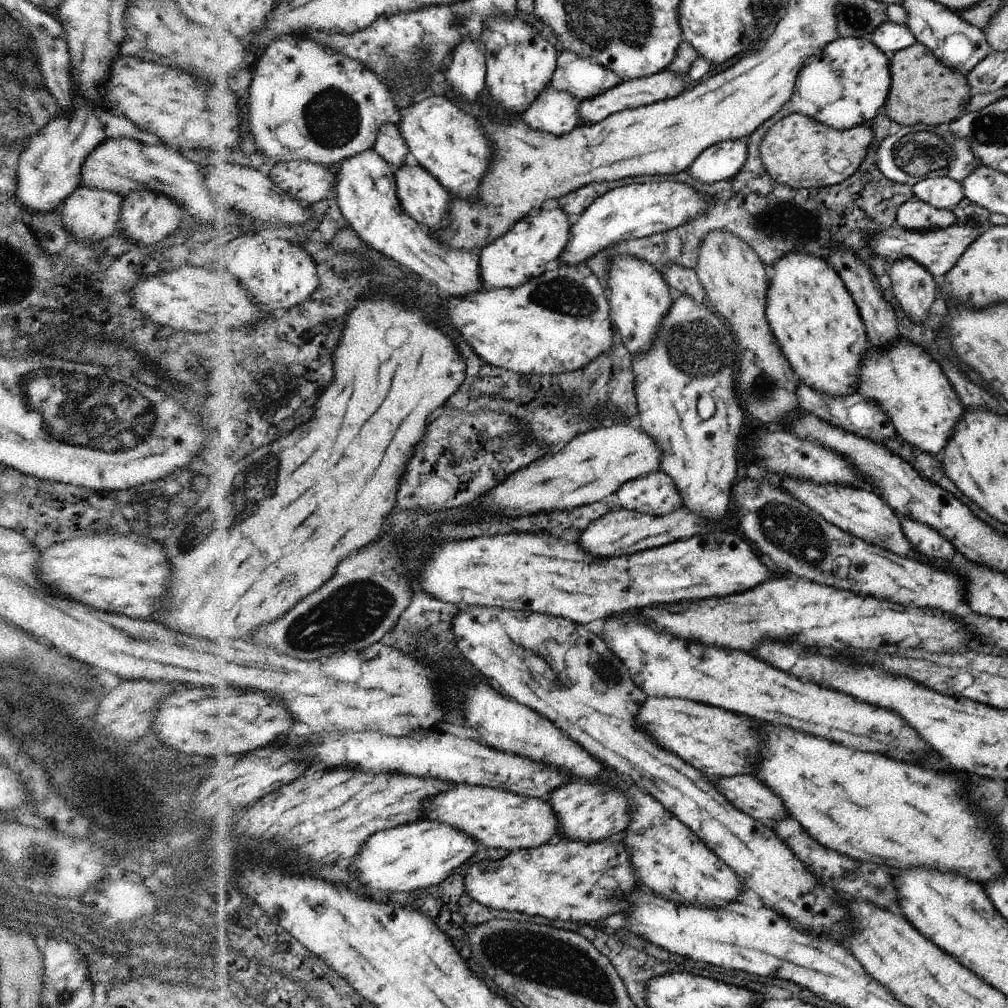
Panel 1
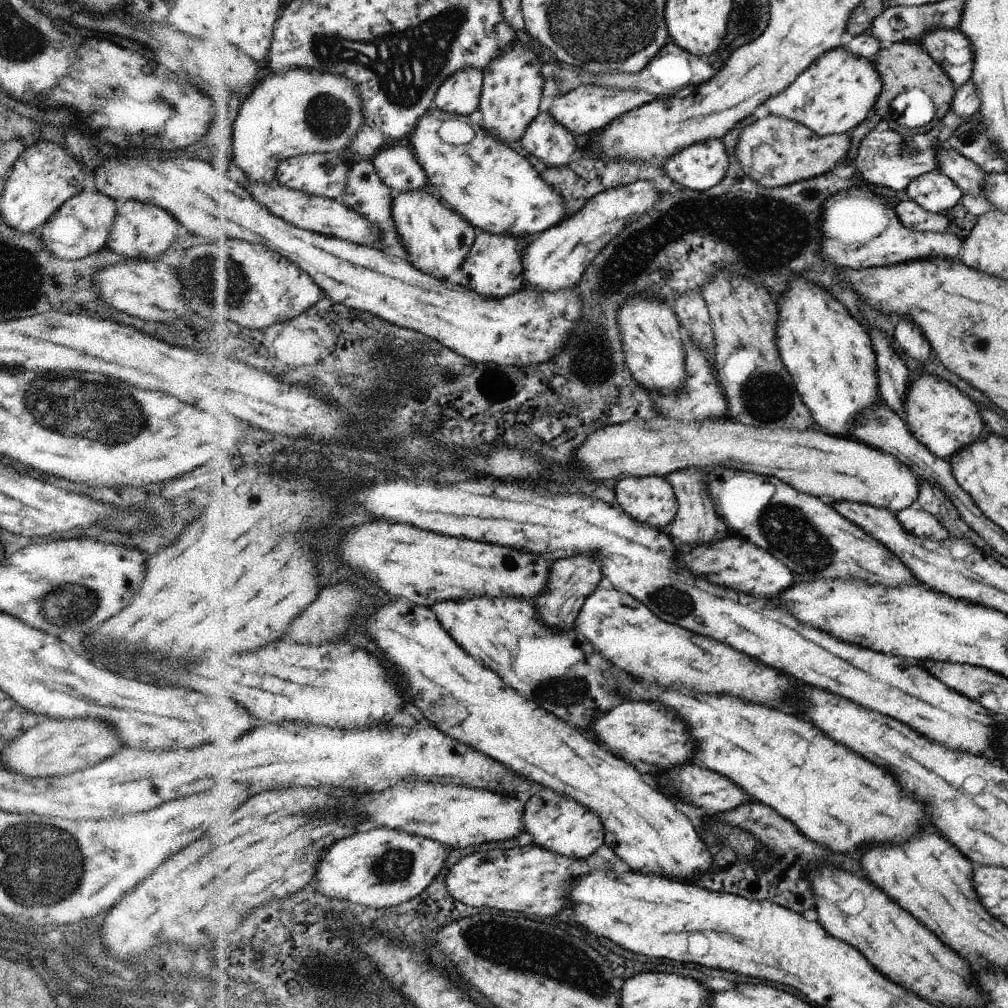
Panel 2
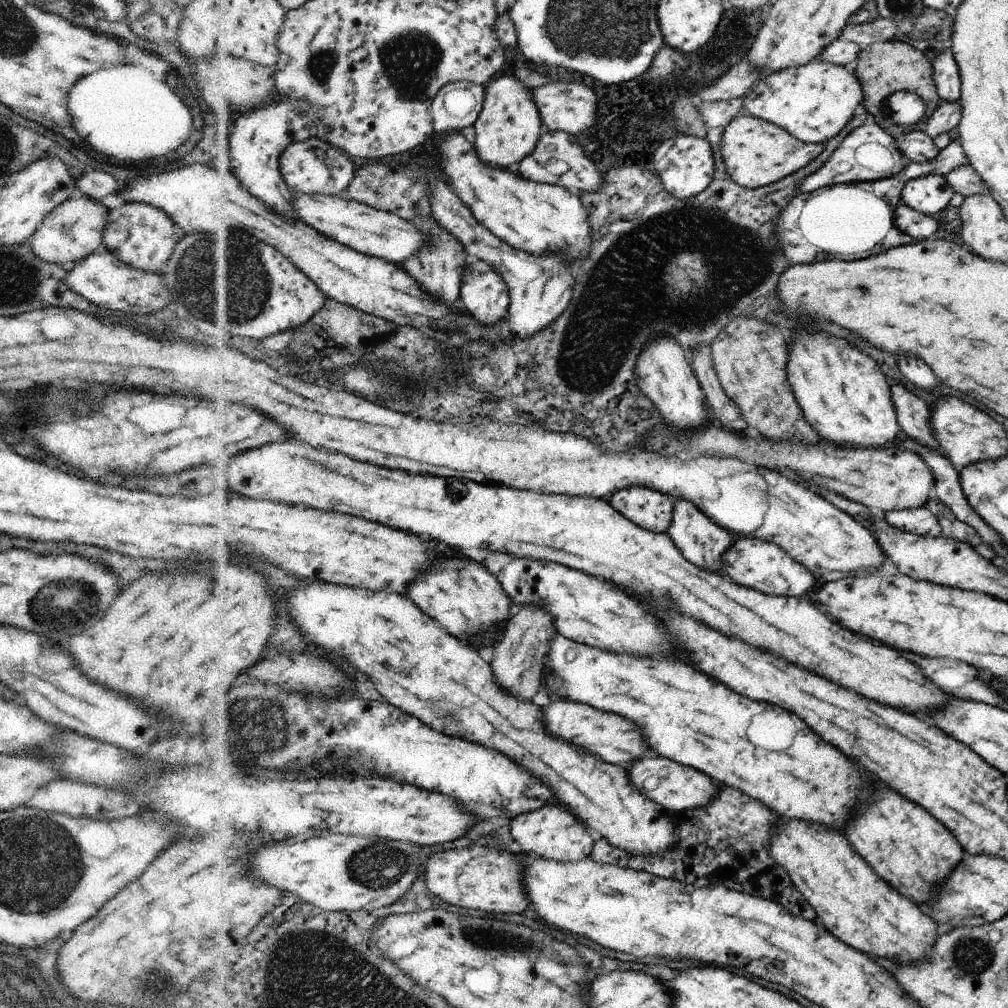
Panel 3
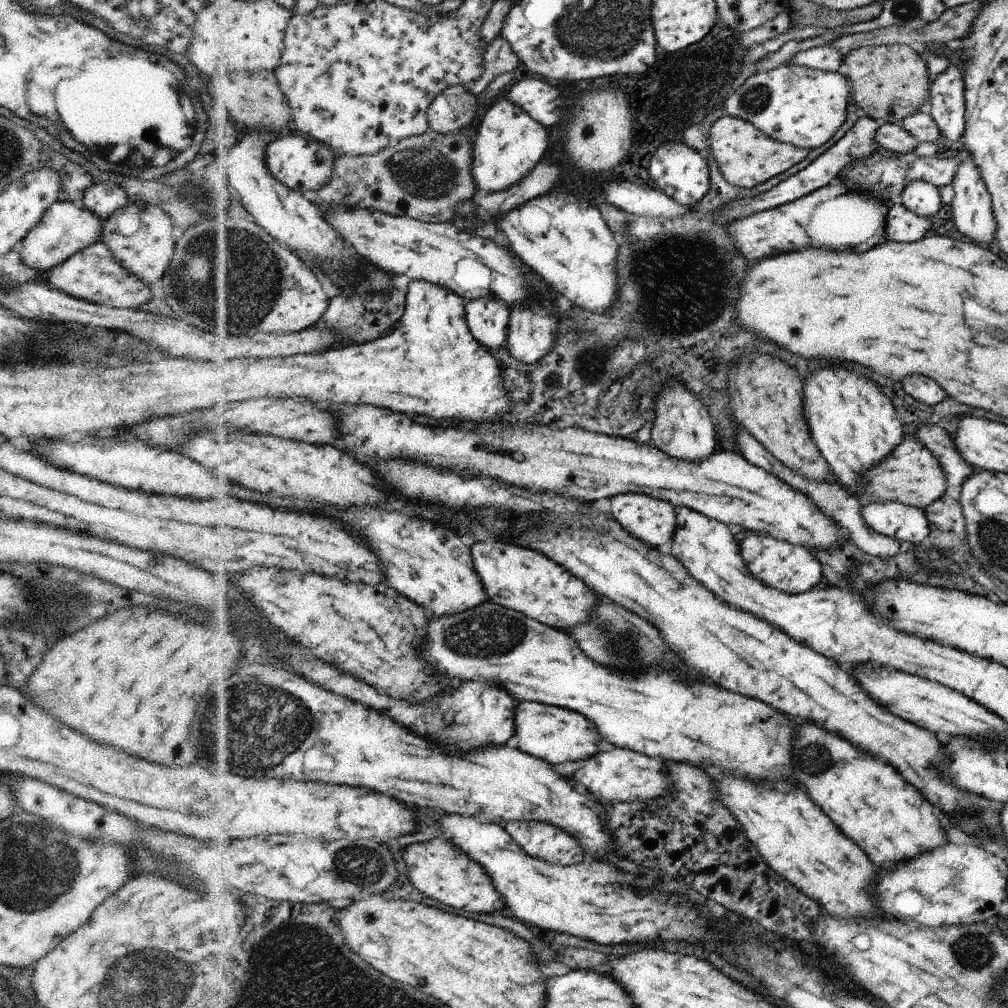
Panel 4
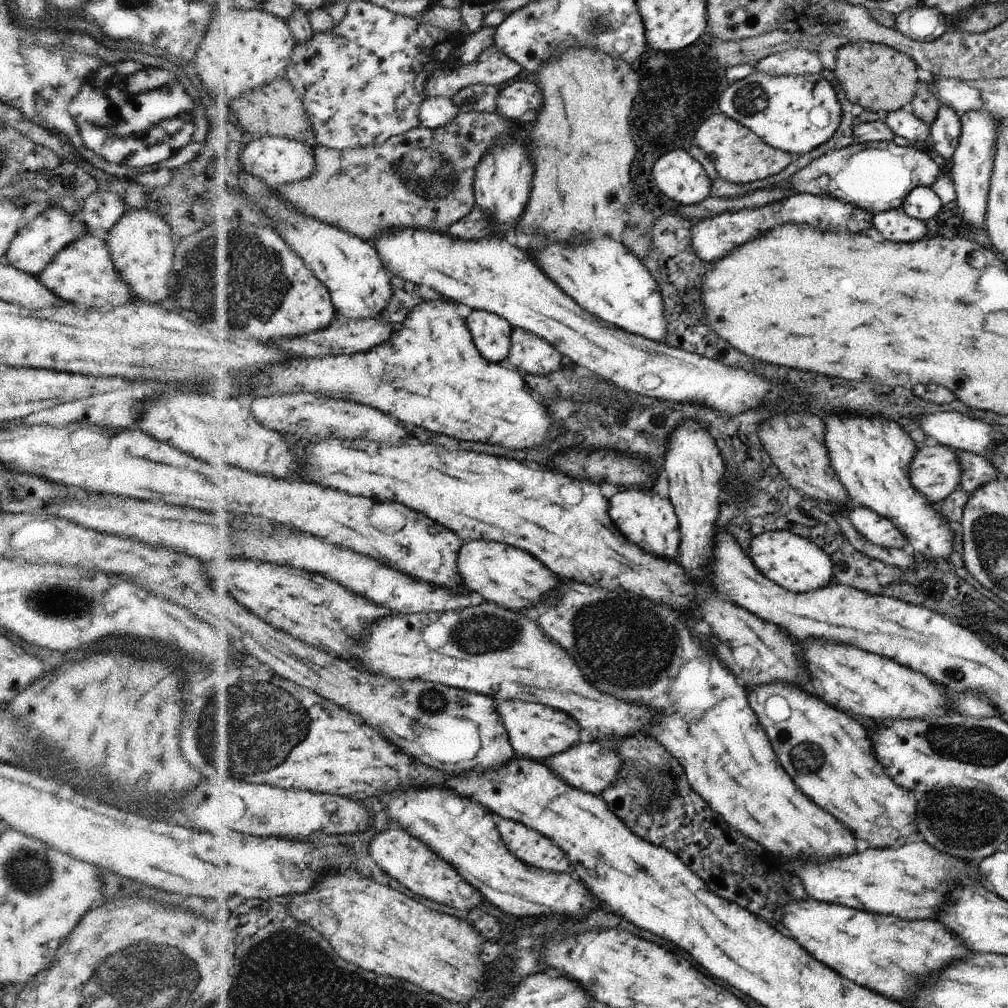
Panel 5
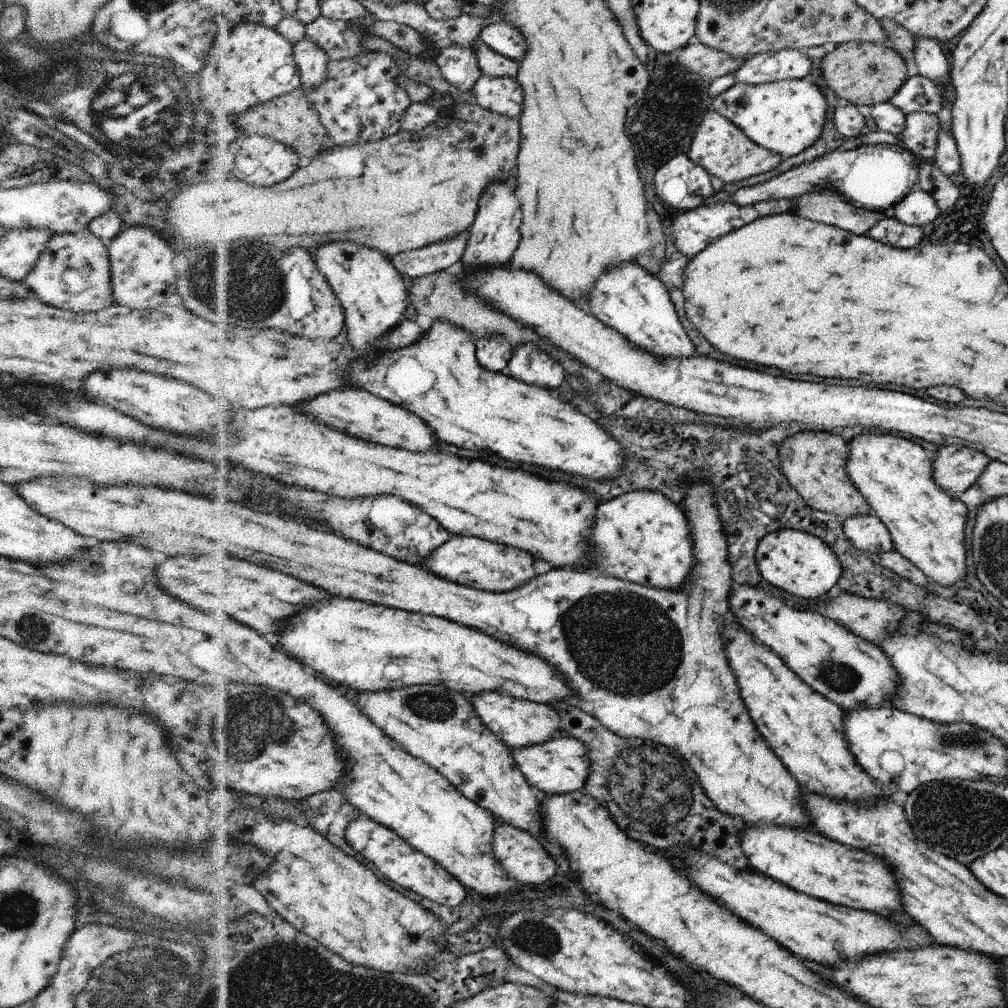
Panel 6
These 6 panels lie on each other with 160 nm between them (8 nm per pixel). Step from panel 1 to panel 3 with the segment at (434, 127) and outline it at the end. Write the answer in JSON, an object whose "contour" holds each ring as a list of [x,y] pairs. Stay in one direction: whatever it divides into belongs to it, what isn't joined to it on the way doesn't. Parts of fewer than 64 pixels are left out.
{"contour":[[[452,131],[441,135],[435,155],[445,180],[463,198],[480,224],[518,250],[535,255],[560,253],[570,262],[580,262],[586,256],[590,250],[590,212],[579,194],[570,194],[564,187],[529,181],[516,168],[491,167],[482,161],[474,143],[468,142],[463,132]]]}

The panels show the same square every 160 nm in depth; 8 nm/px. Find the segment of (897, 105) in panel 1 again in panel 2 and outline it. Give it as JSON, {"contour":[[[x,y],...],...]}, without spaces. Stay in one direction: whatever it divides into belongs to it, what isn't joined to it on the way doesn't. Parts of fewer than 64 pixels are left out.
{"contour":[[[900,41],[892,43],[889,46],[884,46],[881,48],[879,54],[872,59],[872,62],[875,63],[875,67],[883,77],[883,92],[880,93],[878,101],[875,104],[876,113],[879,114],[882,120],[890,120],[890,114],[892,114],[893,109],[891,107],[892,101],[899,94],[912,89],[920,89],[926,92],[933,105],[936,106],[936,114],[934,113],[934,118],[932,118],[932,122],[930,121],[926,130],[932,130],[951,109],[951,104],[954,102],[958,89],[943,70],[943,67],[927,53],[927,49],[923,46],[922,42]]]}

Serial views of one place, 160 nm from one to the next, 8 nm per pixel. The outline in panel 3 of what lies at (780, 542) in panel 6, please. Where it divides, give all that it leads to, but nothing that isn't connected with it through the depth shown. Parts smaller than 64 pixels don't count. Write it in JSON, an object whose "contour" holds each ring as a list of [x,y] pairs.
{"contour":[[[739,537],[722,560],[722,574],[728,575],[735,583],[748,586],[764,594],[776,596],[804,596],[812,594],[812,586],[819,584],[814,576],[802,563],[794,560],[782,547],[773,542],[759,538]]]}

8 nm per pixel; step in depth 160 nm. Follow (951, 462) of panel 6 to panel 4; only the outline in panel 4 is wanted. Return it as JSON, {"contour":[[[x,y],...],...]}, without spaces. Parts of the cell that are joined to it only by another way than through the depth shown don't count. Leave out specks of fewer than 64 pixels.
{"contour":[[[916,438],[904,439],[904,442],[886,458],[880,461],[867,474],[863,489],[858,489],[856,498],[863,504],[899,502],[911,507],[926,509],[946,492],[947,475],[935,455]]]}

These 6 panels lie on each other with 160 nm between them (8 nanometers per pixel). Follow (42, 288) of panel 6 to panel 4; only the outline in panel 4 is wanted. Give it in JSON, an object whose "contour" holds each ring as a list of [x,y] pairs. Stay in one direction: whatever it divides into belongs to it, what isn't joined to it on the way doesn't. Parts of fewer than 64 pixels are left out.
{"contour":[[[100,240],[73,254],[66,262],[51,269],[48,274],[50,288],[99,305],[138,310],[153,295],[150,287],[120,265],[113,257],[112,251]]]}

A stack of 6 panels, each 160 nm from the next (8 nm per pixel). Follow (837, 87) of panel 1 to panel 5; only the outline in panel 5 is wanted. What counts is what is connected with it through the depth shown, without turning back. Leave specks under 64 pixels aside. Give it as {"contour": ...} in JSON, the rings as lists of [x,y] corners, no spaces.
{"contour":[[[756,72],[734,81],[722,94],[718,103],[720,113],[736,119],[759,135],[765,143],[794,156],[806,154],[830,140],[840,126],[843,110],[832,84],[820,73],[815,75],[773,75]]]}

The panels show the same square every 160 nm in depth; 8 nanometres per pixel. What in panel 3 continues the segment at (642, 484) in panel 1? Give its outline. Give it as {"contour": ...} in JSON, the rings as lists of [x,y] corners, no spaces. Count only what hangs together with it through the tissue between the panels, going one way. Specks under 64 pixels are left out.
{"contour":[[[643,486],[617,490],[609,501],[617,511],[638,526],[655,533],[666,533],[674,520],[674,499]]]}

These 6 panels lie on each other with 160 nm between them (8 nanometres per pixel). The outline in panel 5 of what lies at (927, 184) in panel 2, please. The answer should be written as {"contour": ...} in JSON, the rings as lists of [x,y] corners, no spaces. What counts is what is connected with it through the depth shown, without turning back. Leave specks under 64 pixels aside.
{"contour":[[[919,186],[909,192],[901,208],[914,218],[928,221],[942,210],[943,205],[932,187]]]}

